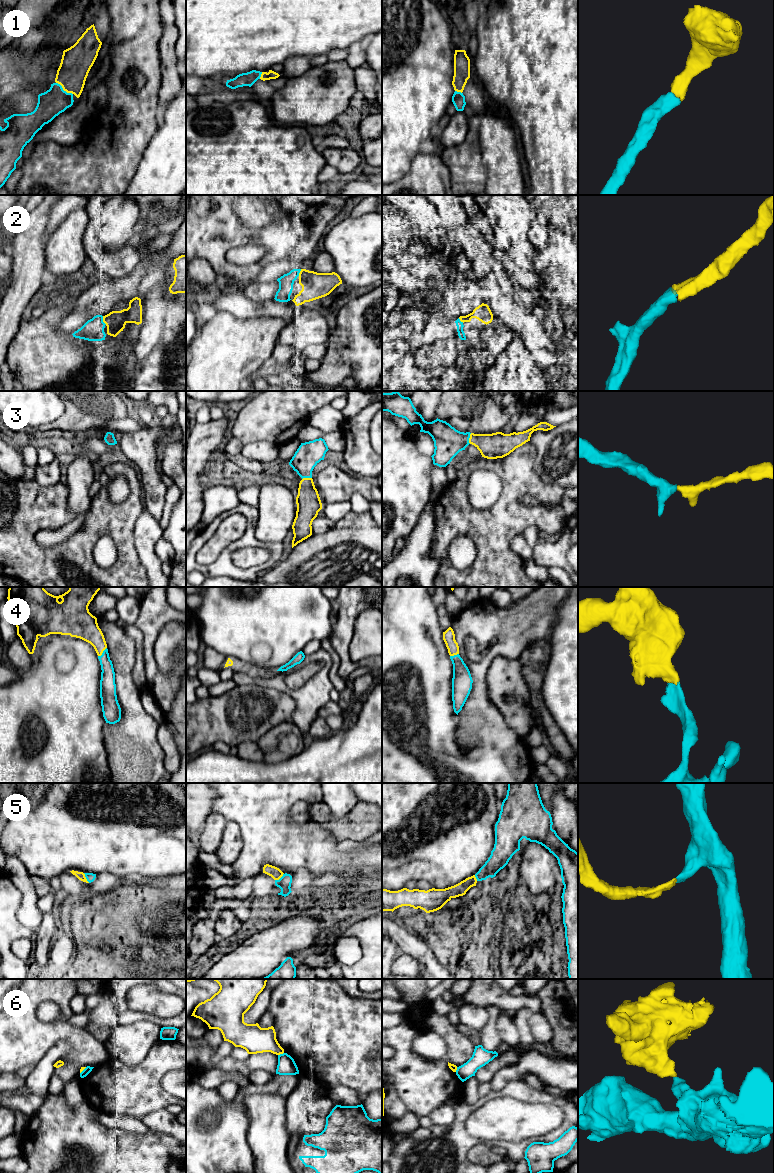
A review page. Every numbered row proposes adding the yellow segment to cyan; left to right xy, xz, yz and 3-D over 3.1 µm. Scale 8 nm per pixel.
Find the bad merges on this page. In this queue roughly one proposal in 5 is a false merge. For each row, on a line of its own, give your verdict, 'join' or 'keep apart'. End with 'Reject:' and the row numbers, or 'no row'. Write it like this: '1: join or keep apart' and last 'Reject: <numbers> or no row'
1: join
2: join
3: join
4: join
5: join
6: keep apart
Reject: 6

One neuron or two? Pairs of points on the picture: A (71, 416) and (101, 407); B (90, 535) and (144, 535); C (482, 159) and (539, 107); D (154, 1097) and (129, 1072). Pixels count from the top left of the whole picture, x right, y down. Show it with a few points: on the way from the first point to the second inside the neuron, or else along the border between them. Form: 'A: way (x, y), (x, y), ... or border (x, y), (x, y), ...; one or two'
A: way (78, 416), (88, 407), (94, 407); one
B: border (141, 513), (134, 528), (134, 546), (138, 558); two
C: border (507, 117), (513, 124); two
D: way (148, 1091), (135, 1078); one

